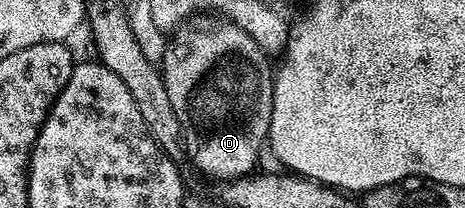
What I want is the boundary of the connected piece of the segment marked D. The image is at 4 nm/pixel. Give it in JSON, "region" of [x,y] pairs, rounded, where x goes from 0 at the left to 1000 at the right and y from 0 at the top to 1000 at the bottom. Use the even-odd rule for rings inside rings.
{"region":[[[475,106],[484,115],[432,115],[426,135],[389,125],[378,139],[381,178],[361,197],[351,293],[351,361],[359,413],[359,471],[368,471],[368,510],[376,529],[376,567],[389,596],[394,639],[394,731],[406,769],[441,846],[452,846],[465,875],[486,865],[512,865],[516,846],[533,846],[555,803],[555,750],[578,644],[578,591],[583,587],[583,510],[587,505],[587,370],[583,308],[574,293],[574,260],[559,221],[538,183],[535,159],[525,154],[512,115],[499,106]]]}

